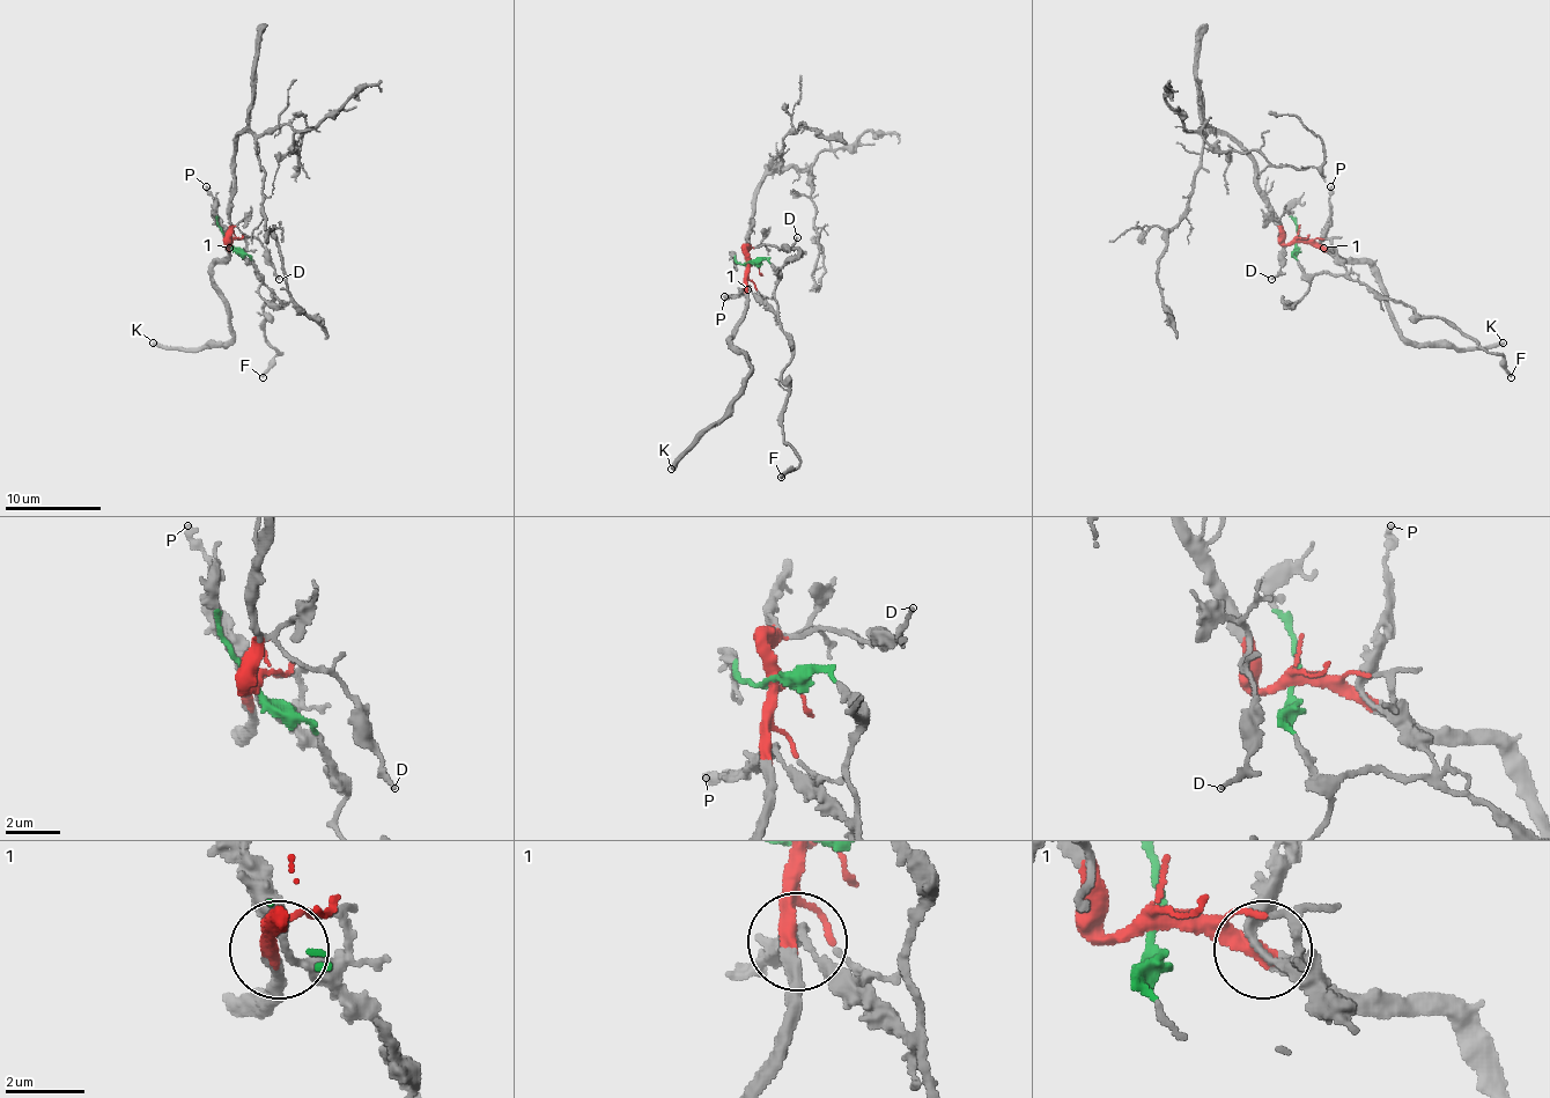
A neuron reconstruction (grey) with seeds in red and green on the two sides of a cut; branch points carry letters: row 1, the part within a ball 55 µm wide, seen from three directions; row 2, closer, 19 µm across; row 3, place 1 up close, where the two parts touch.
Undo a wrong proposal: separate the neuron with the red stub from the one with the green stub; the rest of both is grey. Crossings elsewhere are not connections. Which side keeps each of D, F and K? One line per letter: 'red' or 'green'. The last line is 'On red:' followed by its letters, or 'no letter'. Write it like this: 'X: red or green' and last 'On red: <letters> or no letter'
D: red
F: green
K: red
On red: D, K

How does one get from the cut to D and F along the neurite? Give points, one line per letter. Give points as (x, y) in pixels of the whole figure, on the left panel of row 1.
D: (229, 241), (229, 231), (236, 227), (256, 238), (280, 279)
F: (229, 241), (249, 258), (273, 296), (263, 308), (270, 317), (263, 332), (282, 353), (263, 377)

